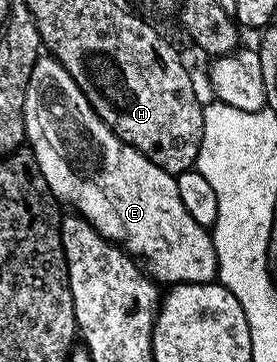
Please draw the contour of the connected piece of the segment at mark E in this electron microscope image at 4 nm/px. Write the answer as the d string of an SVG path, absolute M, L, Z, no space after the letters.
M38 57L36 67L32 67L32 76L28 78L28 95L24 95L24 123L27 142L33 146L36 163L40 163L40 171L44 171L44 179L48 179L48 187L54 197L65 206L72 205L73 210L103 238L122 245L131 256L144 263L155 282L163 286L166 284L166 287L205 285L217 278L218 256L213 236L188 214L180 199L177 178L157 167L138 149L120 140L100 119L100 115L96 115L86 92L55 57Z

